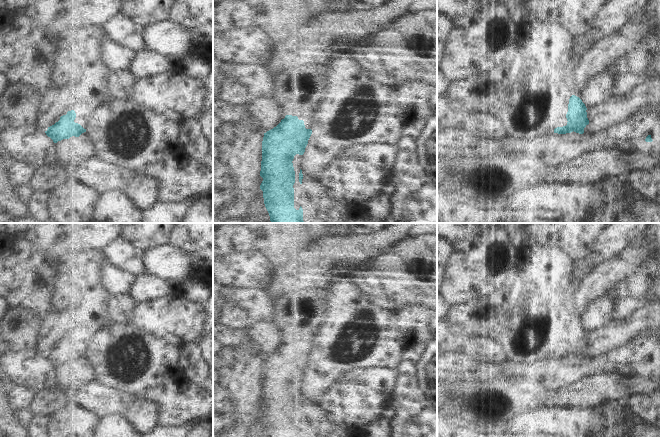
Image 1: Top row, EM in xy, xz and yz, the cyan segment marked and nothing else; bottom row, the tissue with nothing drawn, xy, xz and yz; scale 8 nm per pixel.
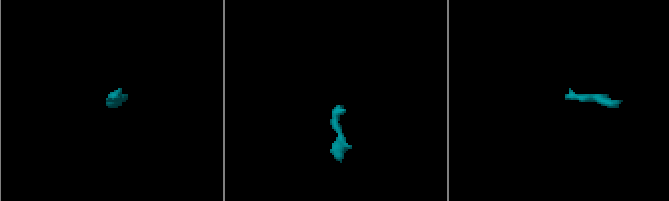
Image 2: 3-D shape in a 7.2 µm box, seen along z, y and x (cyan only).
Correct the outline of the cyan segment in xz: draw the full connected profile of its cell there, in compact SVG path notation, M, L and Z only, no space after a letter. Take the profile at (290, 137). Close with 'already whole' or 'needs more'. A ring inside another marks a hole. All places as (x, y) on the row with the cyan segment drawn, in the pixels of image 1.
M312 59L307 66L285 67L276 76L273 99L287 115L276 127L264 133L260 171L263 178L260 189L263 191L264 204L272 223L304 223L302 207L298 210L294 208L295 171L292 161L296 154L304 154L312 134L315 114L328 87L326 74L329 64Z | needs more

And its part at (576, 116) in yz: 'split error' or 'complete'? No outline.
split error

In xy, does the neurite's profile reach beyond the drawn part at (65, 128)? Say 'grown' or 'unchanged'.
grown

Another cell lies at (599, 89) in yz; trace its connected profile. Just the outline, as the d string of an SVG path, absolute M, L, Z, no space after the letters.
M606 69L590 80L579 96L587 109L611 97L614 76L615 73Z

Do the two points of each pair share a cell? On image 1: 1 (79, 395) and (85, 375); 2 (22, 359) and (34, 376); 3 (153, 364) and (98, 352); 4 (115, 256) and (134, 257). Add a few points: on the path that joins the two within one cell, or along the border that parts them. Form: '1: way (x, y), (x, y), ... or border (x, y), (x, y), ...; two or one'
1: border (95, 380), (77, 388), (63, 390); two
2: way (23, 363), (32, 372); one
3: way (138, 379), (124, 384), (109, 376), (107, 369); one
4: way (120, 256), (129, 257); one

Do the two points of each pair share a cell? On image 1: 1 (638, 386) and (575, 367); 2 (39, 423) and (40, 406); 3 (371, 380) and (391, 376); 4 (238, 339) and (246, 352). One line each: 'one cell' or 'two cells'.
1: two cells
2: two cells
3: one cell
4: two cells

